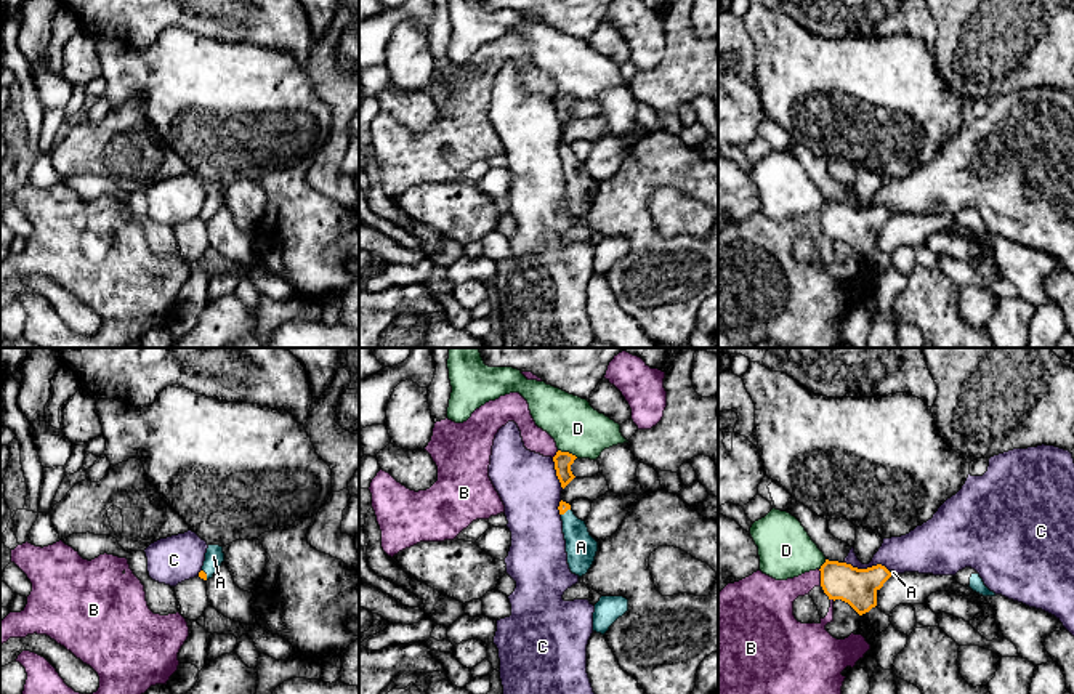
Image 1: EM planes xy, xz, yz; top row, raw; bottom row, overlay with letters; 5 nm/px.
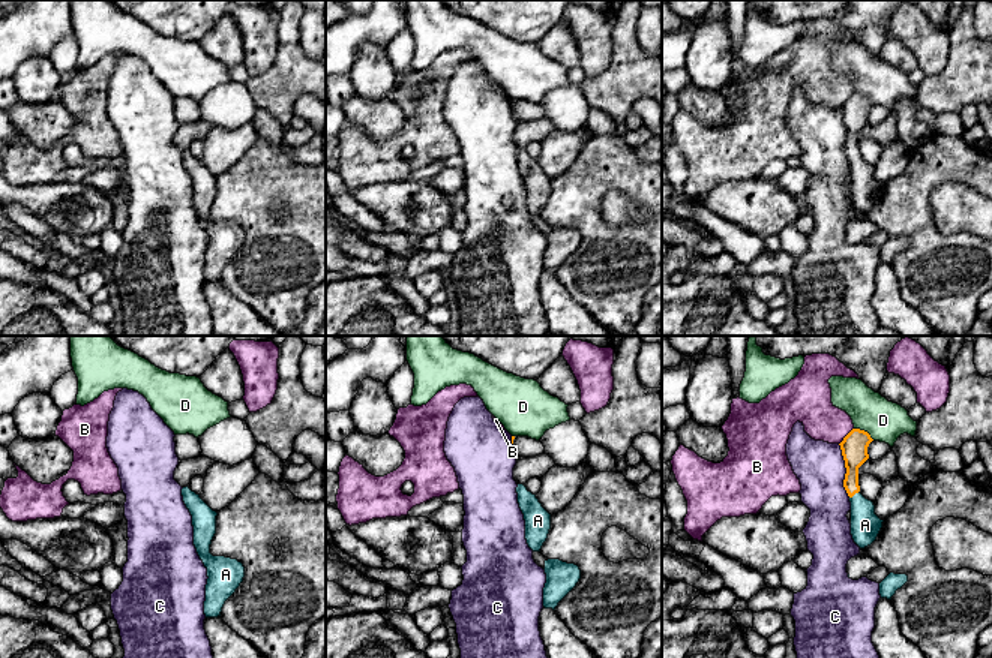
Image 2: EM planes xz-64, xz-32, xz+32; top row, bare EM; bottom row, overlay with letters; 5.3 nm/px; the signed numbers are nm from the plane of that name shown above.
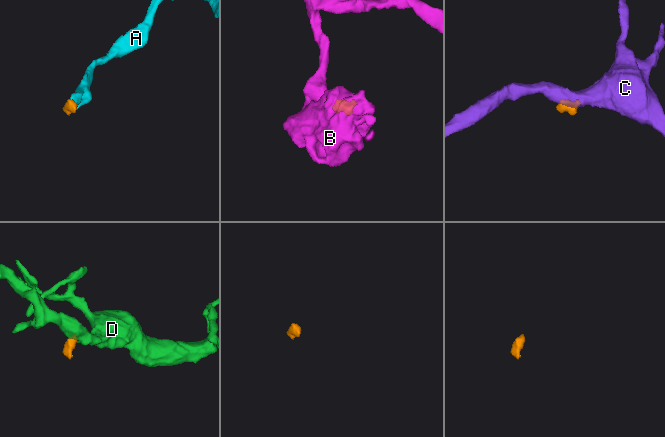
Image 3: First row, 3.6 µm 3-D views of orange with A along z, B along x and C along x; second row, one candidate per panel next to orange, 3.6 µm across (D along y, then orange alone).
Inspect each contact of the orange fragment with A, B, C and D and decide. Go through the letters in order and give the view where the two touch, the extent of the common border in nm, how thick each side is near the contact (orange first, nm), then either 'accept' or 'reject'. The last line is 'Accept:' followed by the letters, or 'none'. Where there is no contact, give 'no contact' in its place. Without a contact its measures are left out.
A: contact in xy; length 60 nm; calibres 40 and 90 nm; accept
B: contact in yz; length 90 nm; calibres 190 and 180 nm; reject
C: contact in yz; length 240 nm; calibres 190 and 200 nm; reject
D: contact in xz; length 110 nm; calibres 90 and 260 nm; reject
Accept: A

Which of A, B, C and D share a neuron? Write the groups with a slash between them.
A / B / C / D

